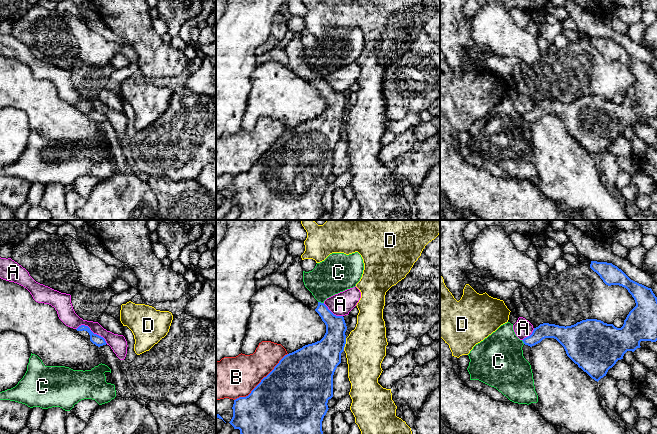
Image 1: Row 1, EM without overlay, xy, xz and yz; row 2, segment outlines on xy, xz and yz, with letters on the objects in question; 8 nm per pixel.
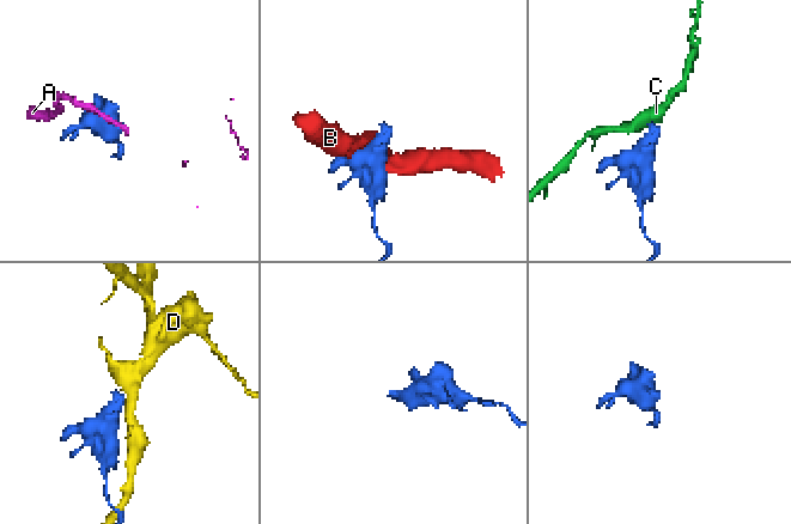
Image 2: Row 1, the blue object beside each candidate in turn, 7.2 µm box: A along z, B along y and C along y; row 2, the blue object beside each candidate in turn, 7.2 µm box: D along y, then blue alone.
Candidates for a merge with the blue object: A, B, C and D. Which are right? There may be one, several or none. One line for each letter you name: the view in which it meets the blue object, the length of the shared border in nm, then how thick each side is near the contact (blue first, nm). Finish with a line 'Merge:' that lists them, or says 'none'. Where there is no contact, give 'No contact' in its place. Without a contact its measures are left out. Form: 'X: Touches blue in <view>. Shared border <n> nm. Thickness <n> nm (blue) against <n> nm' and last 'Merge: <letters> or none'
Merge: none

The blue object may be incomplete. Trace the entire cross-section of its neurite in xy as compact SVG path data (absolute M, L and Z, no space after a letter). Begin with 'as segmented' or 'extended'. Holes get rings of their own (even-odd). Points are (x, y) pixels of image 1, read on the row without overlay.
extended; M81 101L76 106L78 107L79 111L87 114L88 116L90 116L93 120L95 120L98 123L107 120L103 113L97 110L94 110L88 102Z

